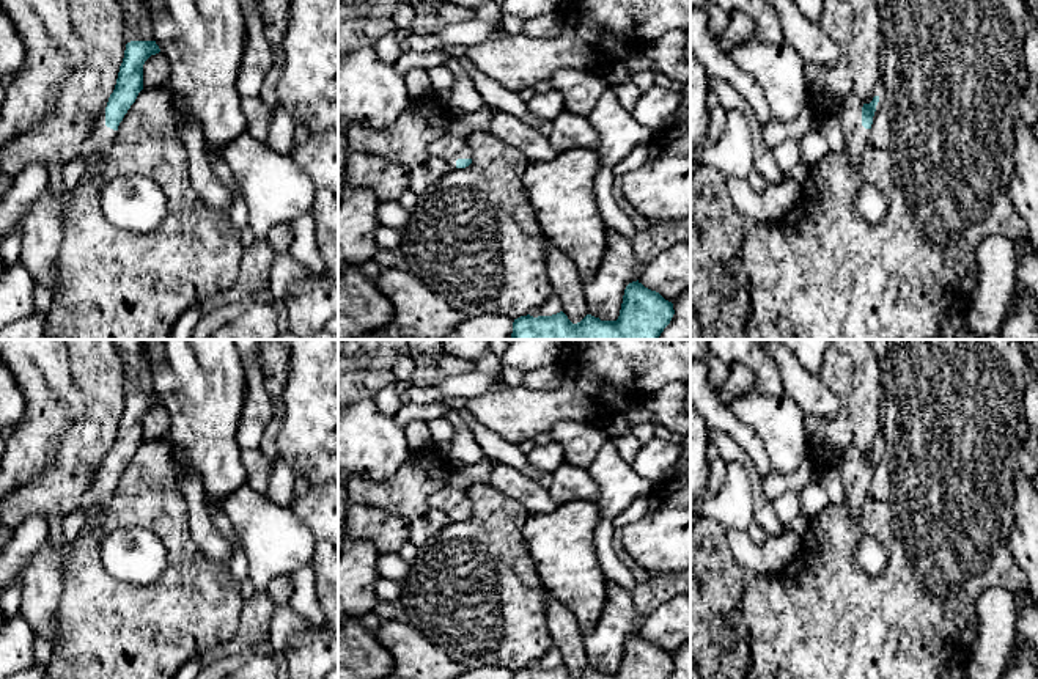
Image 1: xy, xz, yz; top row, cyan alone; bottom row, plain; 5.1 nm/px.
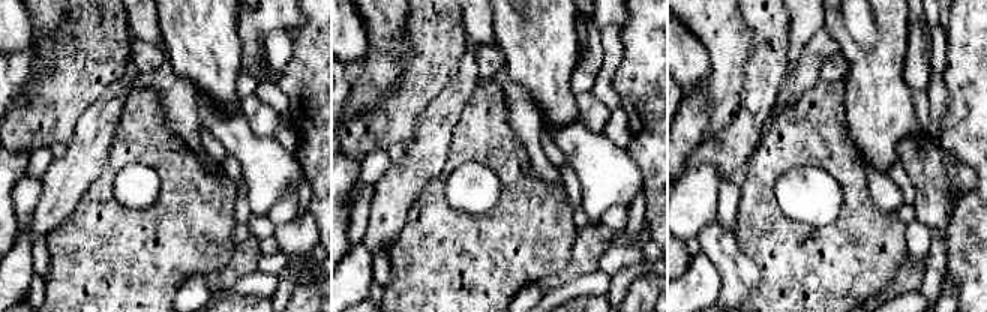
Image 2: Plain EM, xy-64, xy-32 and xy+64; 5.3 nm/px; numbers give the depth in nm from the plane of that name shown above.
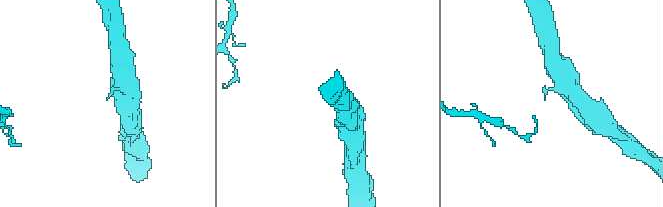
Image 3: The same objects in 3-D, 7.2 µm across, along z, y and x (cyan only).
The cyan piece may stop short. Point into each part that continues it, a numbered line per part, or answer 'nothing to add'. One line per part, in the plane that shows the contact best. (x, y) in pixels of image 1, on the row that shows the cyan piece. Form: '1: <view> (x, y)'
1: xy (96, 142)

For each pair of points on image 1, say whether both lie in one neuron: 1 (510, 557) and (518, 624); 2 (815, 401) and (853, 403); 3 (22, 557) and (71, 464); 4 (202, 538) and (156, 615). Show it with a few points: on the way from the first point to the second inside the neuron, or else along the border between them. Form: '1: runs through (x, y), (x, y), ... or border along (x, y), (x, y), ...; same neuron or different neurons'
1: runs through (510, 574), (510, 607); same neuron
2: border along (815, 376), (837, 400), (839, 412), (834, 417); different neurons
3: border along (44, 516), (27, 516), (16, 527); different neurons
4: border along (187, 508), (192, 541), (208, 560), (227, 565); different neurons

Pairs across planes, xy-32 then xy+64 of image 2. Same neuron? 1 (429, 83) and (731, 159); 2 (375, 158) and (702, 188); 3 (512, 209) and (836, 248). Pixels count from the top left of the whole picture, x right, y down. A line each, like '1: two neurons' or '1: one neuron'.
1: one neuron
2: one neuron
3: one neuron

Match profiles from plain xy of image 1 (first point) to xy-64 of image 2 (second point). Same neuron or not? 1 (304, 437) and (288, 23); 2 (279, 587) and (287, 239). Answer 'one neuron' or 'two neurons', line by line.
1: two neurons
2: two neurons

